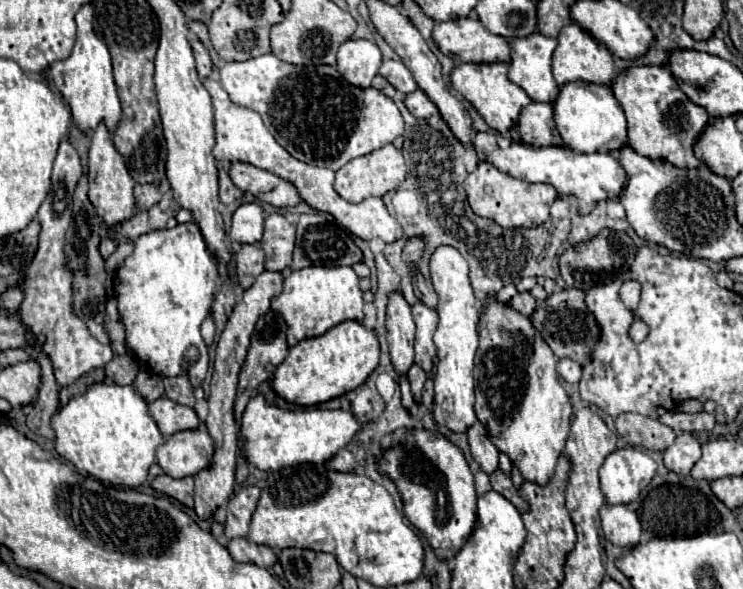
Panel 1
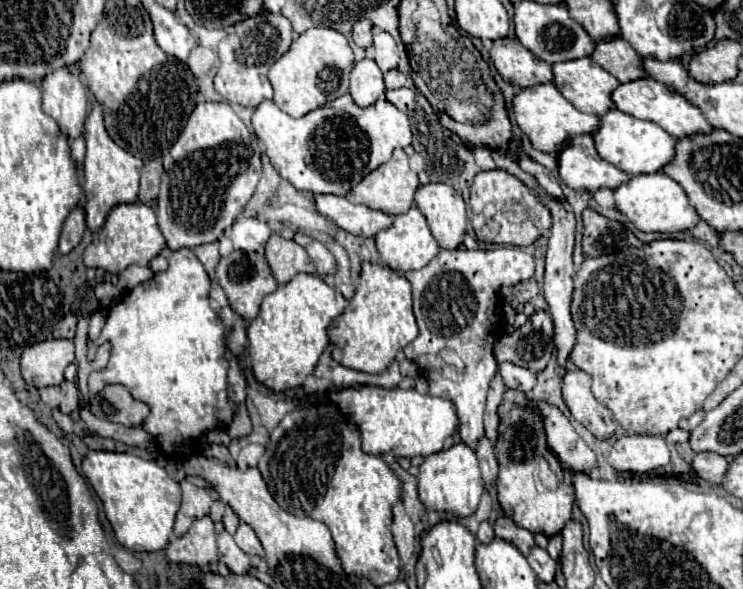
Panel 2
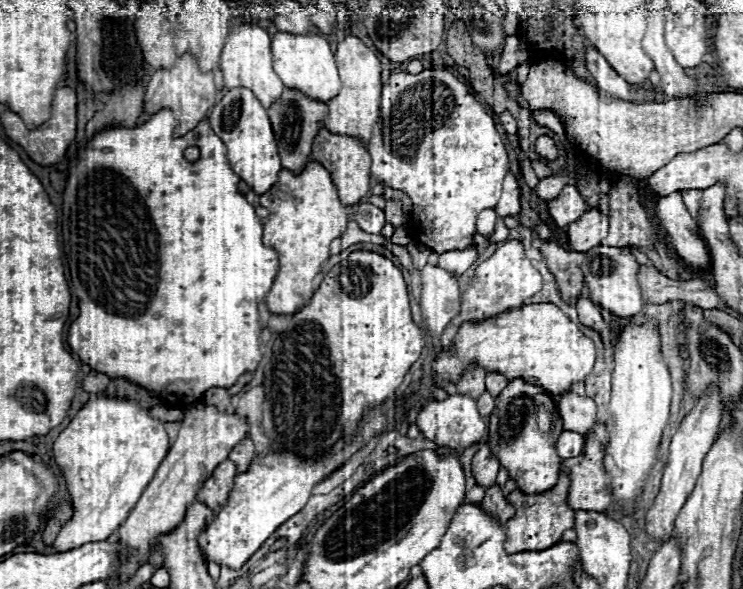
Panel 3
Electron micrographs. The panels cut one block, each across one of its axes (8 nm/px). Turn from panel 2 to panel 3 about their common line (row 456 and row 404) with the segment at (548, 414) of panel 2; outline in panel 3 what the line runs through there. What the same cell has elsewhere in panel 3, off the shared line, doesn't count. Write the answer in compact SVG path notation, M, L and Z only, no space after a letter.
M574 392L558 396L558 410L564 418L564 428L570 432L578 432L586 436L596 420L596 404L590 398L580 398Z

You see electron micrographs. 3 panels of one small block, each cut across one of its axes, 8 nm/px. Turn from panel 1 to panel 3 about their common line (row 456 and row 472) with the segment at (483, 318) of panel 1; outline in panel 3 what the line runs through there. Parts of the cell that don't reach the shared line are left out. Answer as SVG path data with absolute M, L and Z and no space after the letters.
M522 378L510 380L510 384L498 394L496 408L490 414L488 424L488 444L494 456L500 460L504 468L508 468L510 478L516 480L518 488L526 494L540 494L550 490L558 482L560 462L562 458L556 454L556 440L560 436L562 418L554 414L554 428L548 432L540 432L536 426L536 416L540 406L552 406L554 398L542 386L526 384Z

